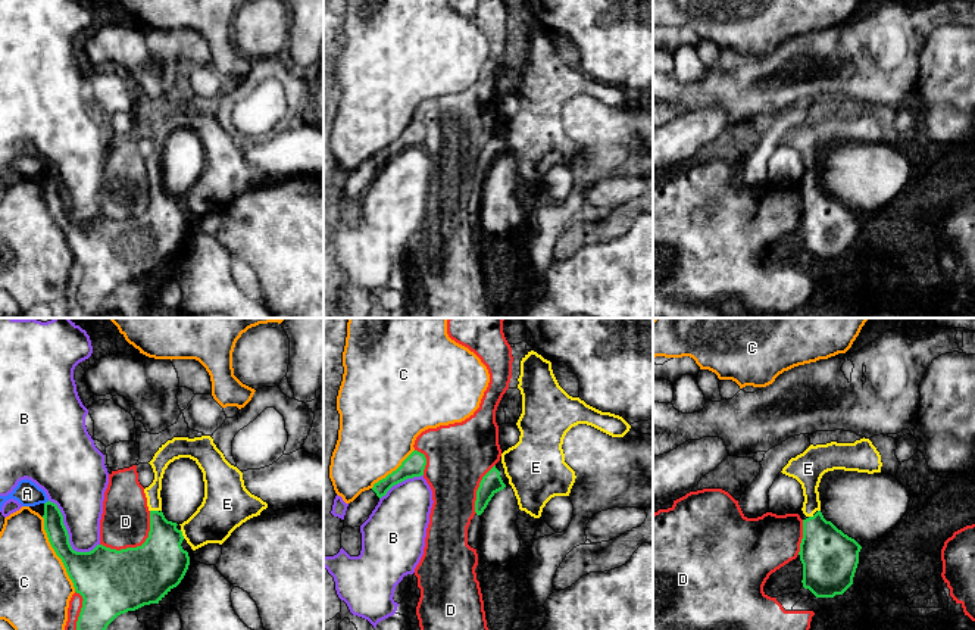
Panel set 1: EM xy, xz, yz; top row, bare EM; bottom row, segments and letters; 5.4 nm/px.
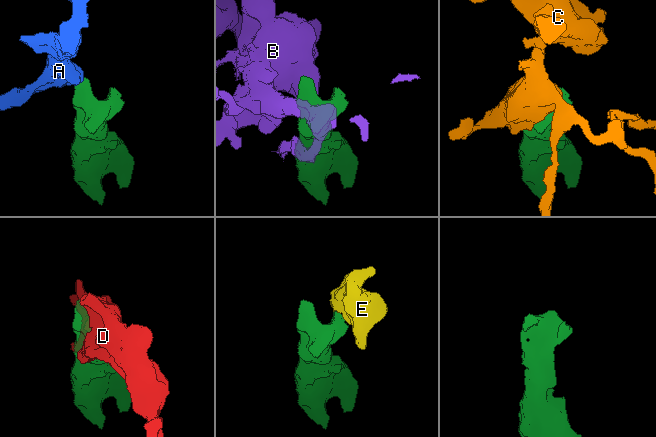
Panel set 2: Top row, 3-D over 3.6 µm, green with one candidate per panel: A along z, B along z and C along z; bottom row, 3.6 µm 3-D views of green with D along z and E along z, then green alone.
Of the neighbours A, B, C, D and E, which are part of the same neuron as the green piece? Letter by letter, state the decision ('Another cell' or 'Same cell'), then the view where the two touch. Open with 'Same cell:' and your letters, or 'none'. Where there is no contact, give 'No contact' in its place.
Same cell: E
A: Another cell. Touches green in xy
B: Another cell. Touches green in xy
C: Another cell. Touches green in xy
D: Another cell. Touches green in xy
E: Same cell. Touches green in xy

